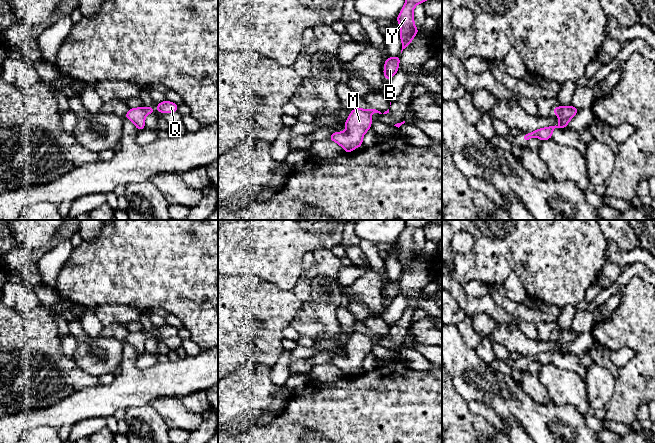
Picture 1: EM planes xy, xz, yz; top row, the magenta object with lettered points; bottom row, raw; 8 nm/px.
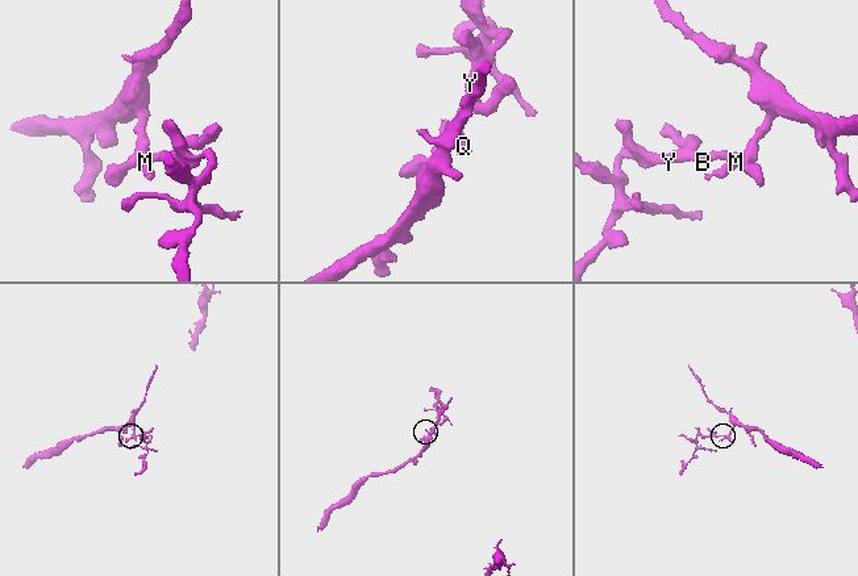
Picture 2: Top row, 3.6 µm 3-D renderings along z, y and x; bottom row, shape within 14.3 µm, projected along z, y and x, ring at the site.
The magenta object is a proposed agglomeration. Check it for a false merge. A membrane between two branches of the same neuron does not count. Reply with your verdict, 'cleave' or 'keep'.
cleave

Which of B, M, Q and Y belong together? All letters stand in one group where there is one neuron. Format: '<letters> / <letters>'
B Q Y / M

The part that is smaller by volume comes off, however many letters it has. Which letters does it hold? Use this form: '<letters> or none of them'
B, Q, Y

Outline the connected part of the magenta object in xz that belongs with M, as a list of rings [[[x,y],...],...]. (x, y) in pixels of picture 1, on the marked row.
[[[355,108],[349,114],[345,132],[334,132],[328,139],[339,144],[346,153],[360,147],[364,134],[371,128],[372,118],[368,110]]]

